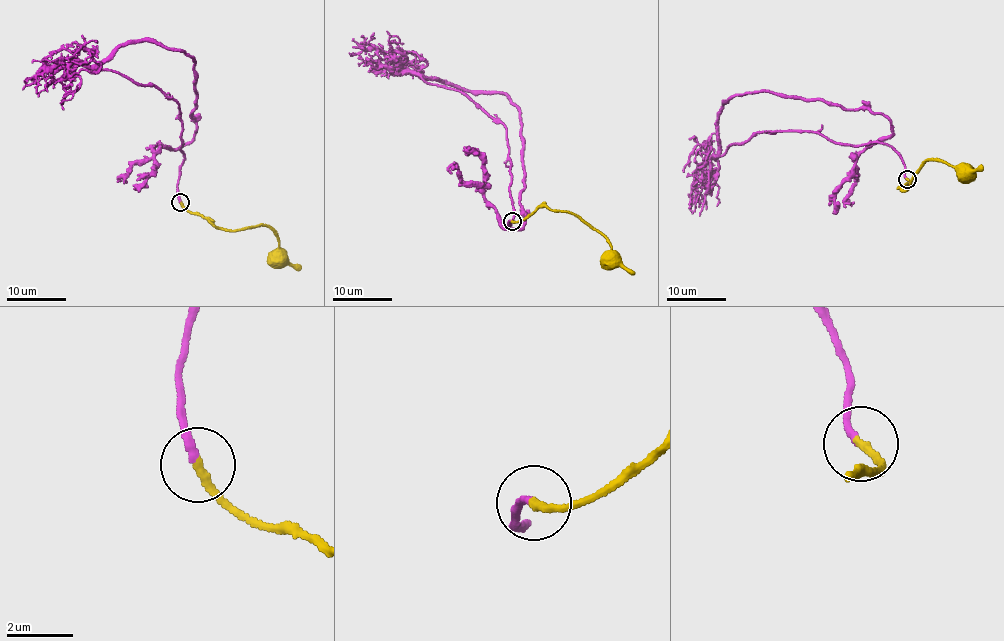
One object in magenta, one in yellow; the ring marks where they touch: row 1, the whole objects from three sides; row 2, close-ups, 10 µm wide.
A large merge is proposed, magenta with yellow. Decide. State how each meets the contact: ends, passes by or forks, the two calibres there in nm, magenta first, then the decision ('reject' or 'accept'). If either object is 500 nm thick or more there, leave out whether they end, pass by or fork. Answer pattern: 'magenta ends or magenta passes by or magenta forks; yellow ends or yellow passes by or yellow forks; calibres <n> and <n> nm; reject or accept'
magenta ends; yellow ends; calibres 240 and 280 nm; accept

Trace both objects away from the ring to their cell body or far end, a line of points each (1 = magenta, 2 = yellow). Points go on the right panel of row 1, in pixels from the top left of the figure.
1: (906, 178), (890, 146), (813, 132), (722, 154), (723, 100), (886, 115), (833, 213)
2: (906, 179), (910, 183), (901, 188), (909, 189), (921, 163), (930, 159), (959, 166), (965, 173)

